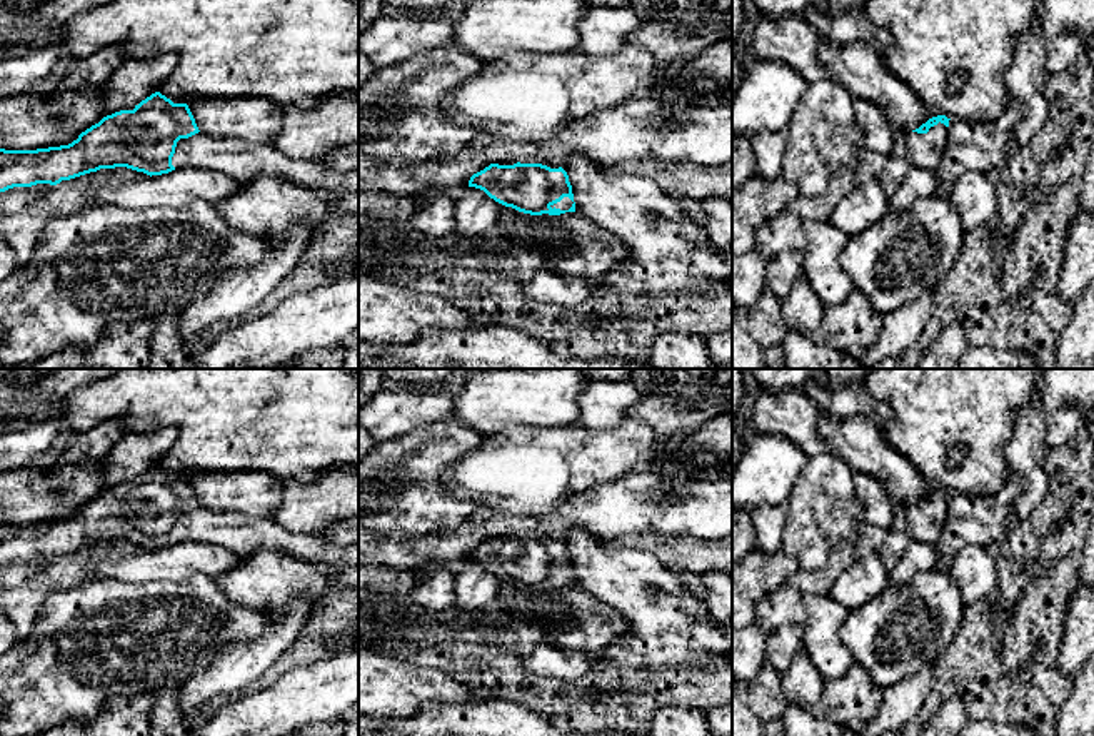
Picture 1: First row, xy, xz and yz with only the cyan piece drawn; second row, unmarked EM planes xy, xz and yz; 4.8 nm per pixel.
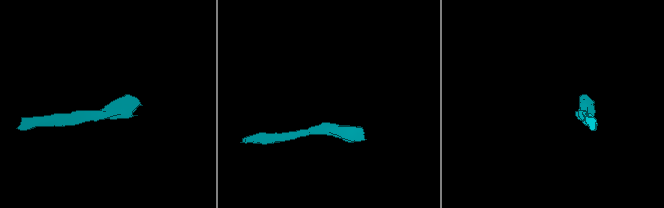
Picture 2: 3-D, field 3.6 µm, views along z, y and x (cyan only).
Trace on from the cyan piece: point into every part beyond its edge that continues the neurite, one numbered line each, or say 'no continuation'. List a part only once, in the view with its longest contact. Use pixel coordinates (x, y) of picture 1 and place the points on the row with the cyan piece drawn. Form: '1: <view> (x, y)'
1: xy (239, 159)

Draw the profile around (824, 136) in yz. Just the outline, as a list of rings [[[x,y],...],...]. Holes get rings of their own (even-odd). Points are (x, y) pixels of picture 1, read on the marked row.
[[[831,77],[807,83],[789,125],[782,175],[802,197],[817,199],[826,192],[832,175],[839,169],[854,170],[862,154],[862,130],[851,93]]]

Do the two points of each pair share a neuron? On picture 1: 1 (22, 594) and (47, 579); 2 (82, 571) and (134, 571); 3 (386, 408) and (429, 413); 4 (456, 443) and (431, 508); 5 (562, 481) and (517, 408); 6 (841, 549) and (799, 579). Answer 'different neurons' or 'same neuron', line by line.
1: same neuron
2: different neurons
3: same neuron
4: same neuron
5: different neurons
6: same neuron

